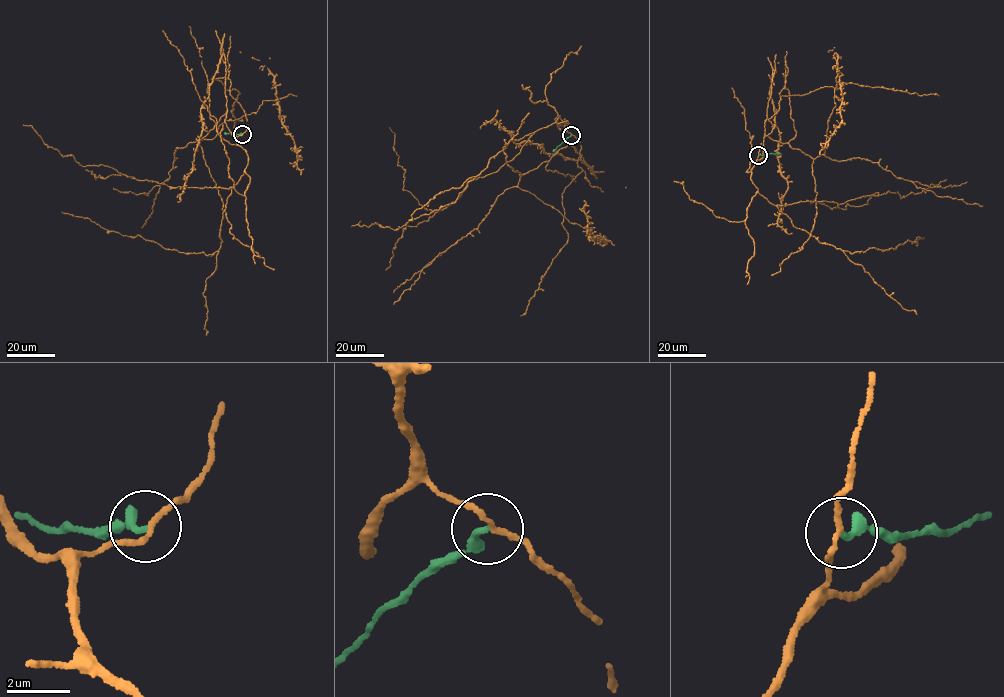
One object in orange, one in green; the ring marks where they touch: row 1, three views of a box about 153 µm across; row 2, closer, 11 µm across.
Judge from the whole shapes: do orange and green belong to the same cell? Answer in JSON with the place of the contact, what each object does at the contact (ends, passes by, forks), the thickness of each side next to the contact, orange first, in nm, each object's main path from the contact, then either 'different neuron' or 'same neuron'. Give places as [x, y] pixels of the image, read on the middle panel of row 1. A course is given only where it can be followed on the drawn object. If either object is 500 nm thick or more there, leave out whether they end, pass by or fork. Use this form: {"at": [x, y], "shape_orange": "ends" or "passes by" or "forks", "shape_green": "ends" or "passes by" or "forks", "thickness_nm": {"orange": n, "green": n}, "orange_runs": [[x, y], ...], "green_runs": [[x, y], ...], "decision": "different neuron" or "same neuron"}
{"at": [571, 135], "shape_orange": "passes by", "shape_green": "ends", "thickness_nm": {"orange": 150, "green": 260}, "orange_runs": [[572, 135], [566, 120], [538, 129], [509, 161], [470, 179], [436, 212], [403, 190], [405, 171], [389, 127]], "green_runs": [[572, 135], [552, 151]], "decision": "different neuron"}

